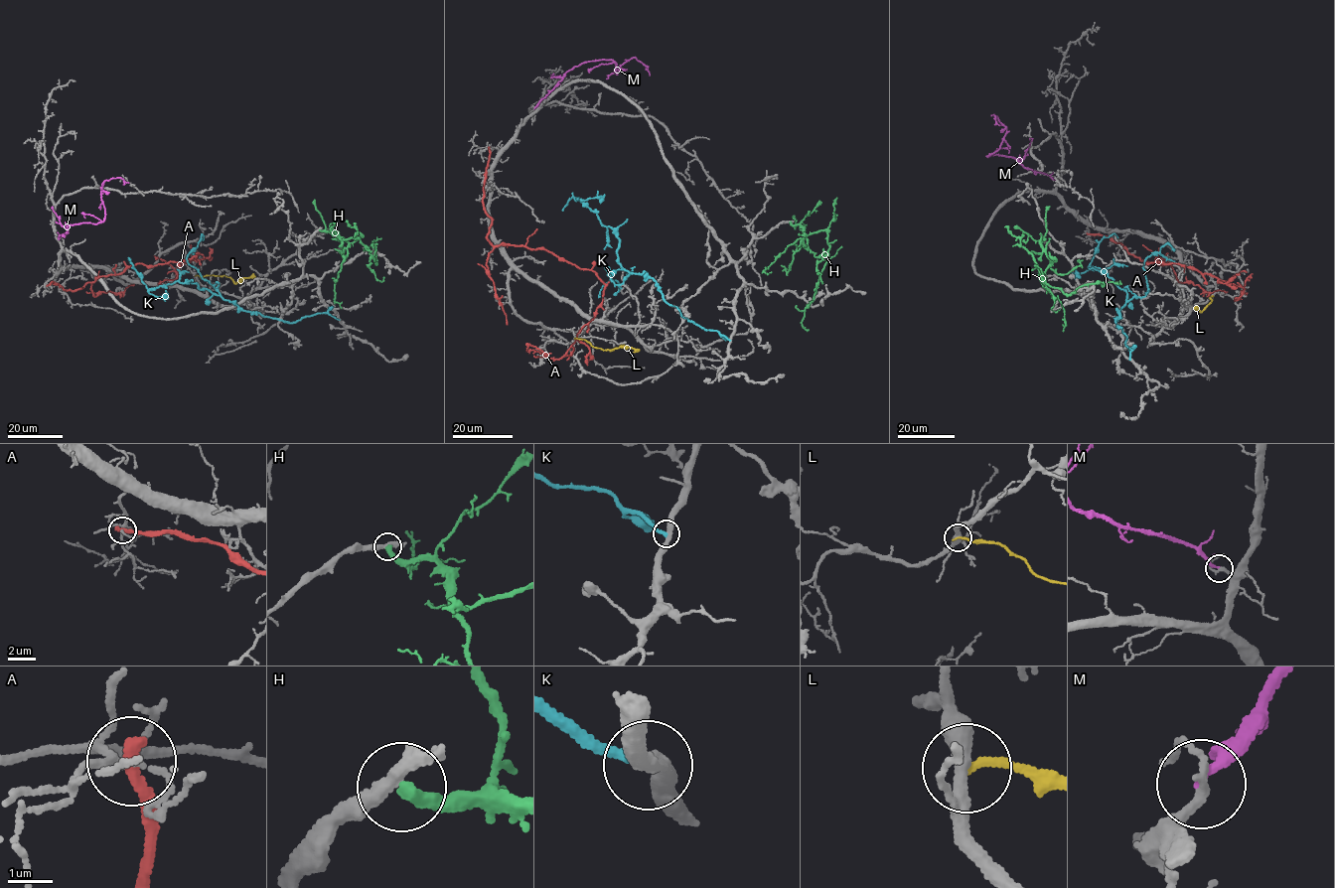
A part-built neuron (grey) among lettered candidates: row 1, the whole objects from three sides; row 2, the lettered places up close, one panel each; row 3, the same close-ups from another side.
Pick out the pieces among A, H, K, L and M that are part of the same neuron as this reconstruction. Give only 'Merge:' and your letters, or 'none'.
Merge: M

